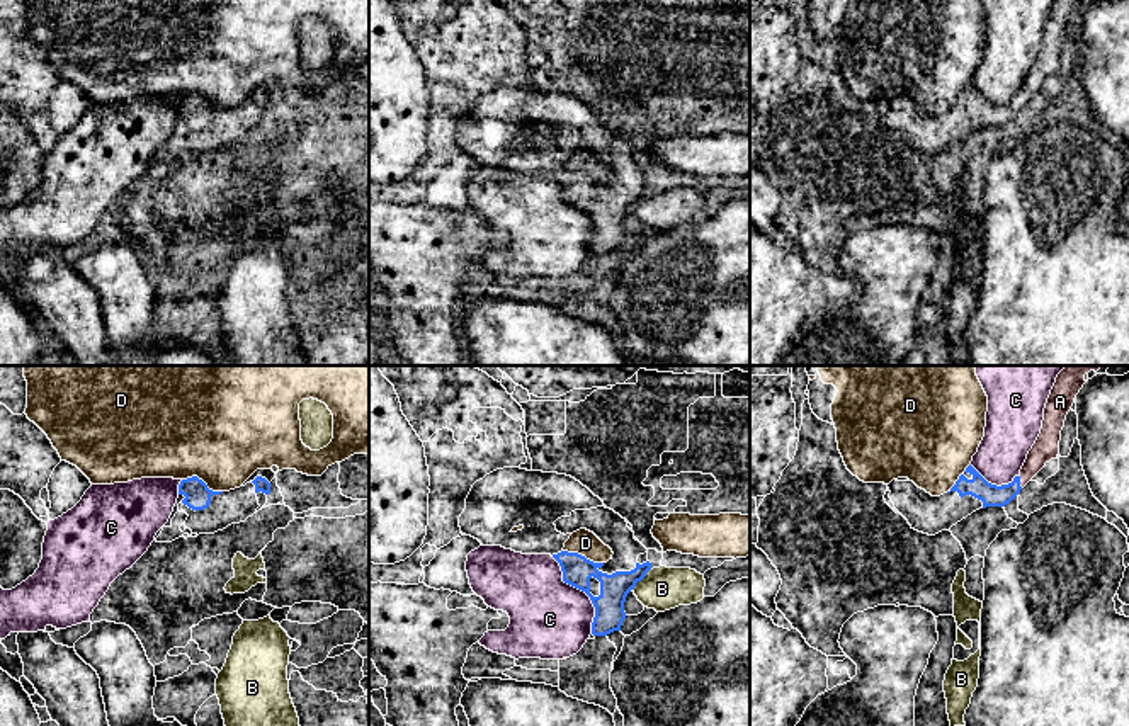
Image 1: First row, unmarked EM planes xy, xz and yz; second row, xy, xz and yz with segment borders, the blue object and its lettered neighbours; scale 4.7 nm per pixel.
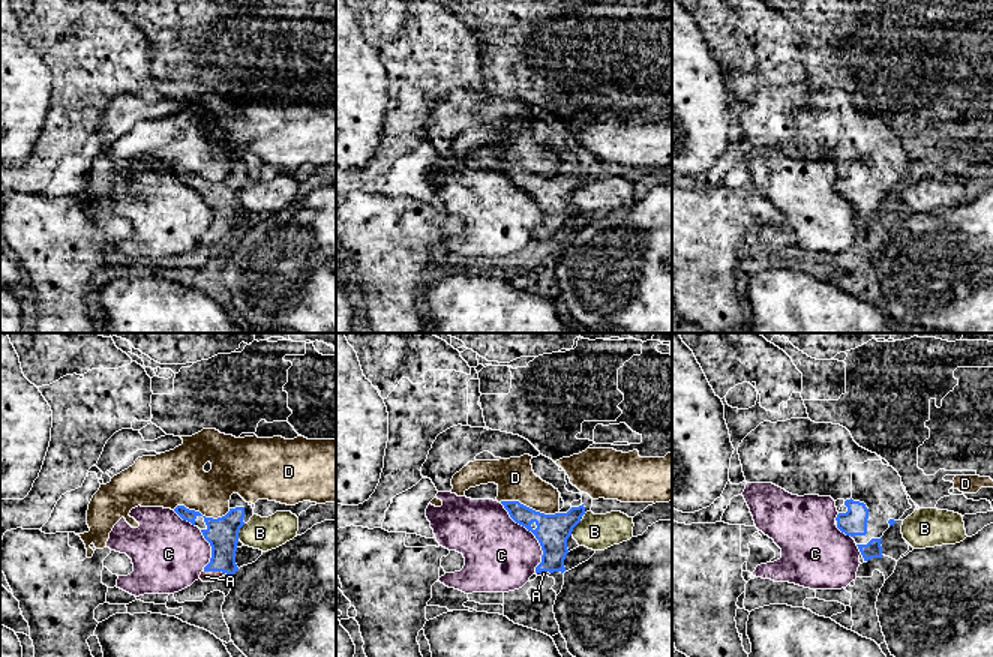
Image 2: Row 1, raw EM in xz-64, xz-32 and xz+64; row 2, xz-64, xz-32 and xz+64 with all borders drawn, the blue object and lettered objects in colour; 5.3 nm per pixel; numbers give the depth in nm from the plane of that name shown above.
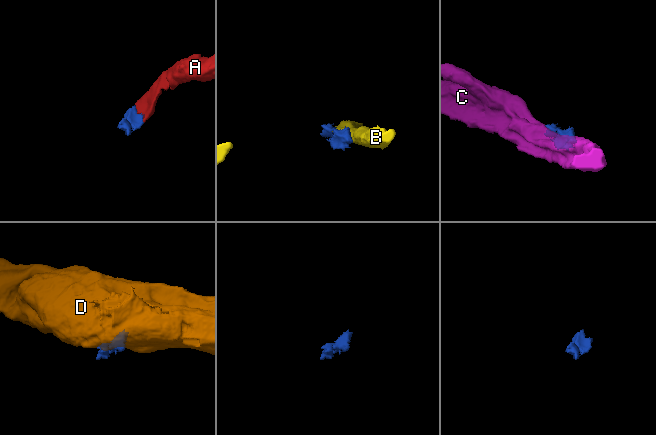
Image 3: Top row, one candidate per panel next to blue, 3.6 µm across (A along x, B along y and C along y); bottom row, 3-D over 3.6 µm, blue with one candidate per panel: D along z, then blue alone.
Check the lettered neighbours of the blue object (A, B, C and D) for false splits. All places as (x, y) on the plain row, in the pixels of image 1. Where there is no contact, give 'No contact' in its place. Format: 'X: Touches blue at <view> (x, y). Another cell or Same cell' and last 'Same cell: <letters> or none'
A: Touches blue at yz (1019, 101). Same cell
B: Touches blue at xz (641, 198). Another cell
C: Touches blue at xz (582, 209). Another cell
D: Touches blue at xy (203, 101). Another cell
Same cell: A

